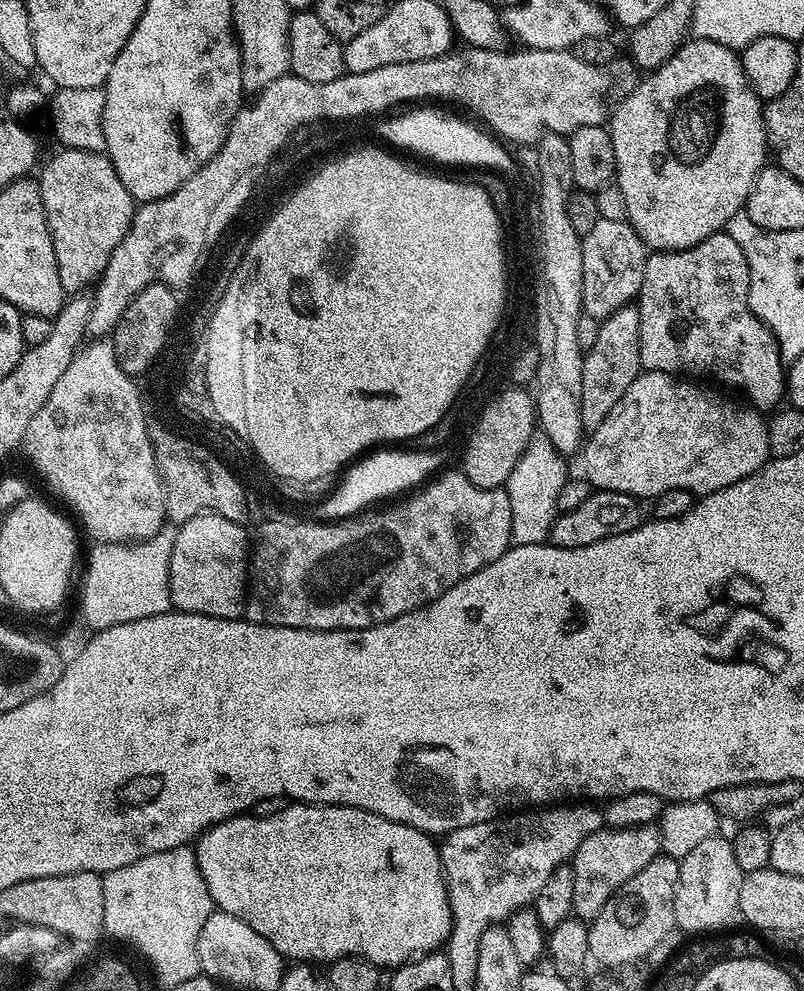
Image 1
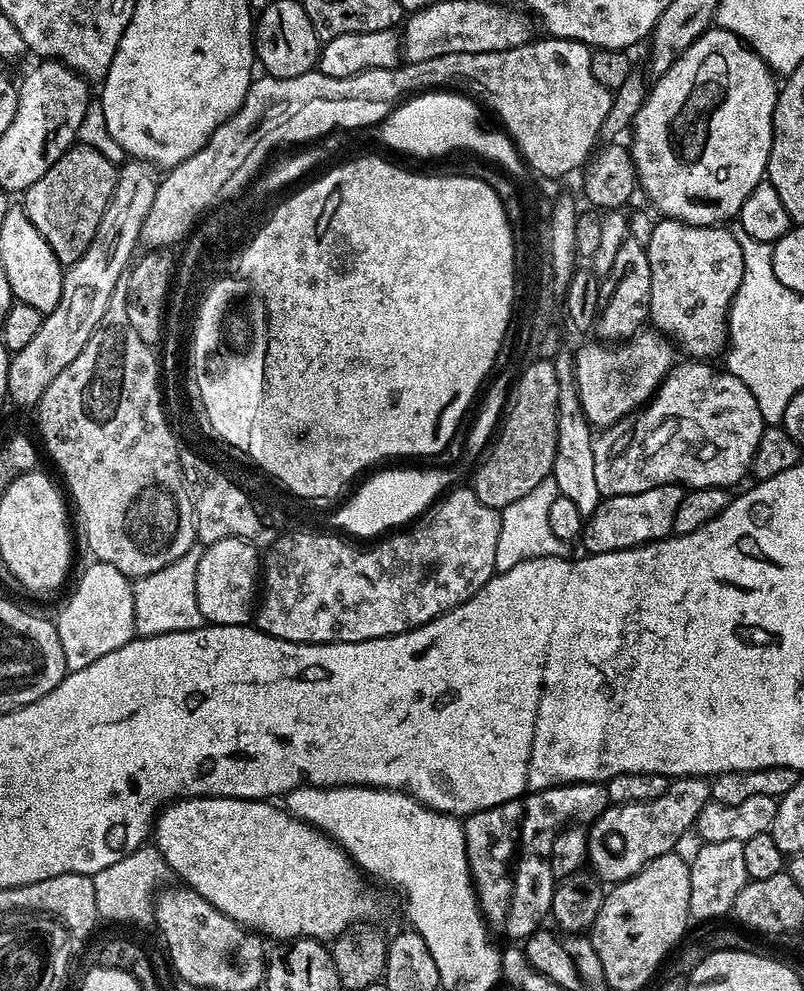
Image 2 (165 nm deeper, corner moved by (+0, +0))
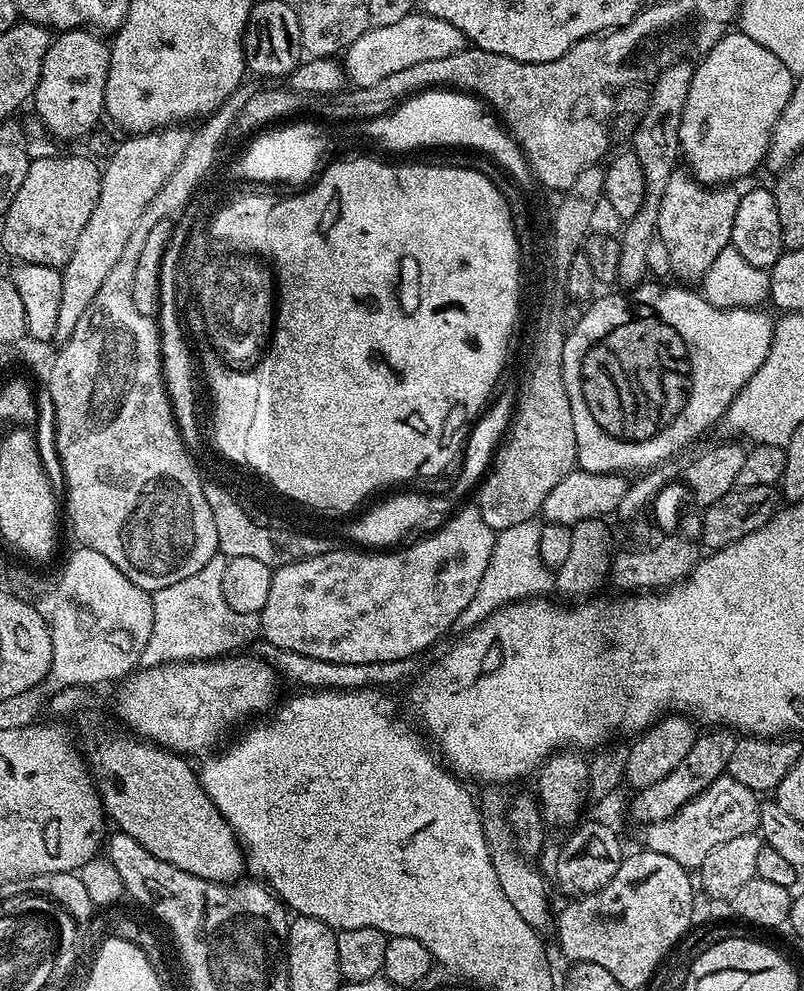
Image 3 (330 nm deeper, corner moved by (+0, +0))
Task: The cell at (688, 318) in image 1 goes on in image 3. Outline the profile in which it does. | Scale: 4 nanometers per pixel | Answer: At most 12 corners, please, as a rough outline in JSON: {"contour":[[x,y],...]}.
{"contour":[[670,174],[656,236],[672,276],[703,281],[741,193]]}

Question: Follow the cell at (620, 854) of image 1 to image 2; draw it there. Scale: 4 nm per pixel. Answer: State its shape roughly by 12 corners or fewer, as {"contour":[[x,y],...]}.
{"contour":[[705,777],[652,802],[609,804],[587,863],[618,885],[673,851],[711,800]]}

